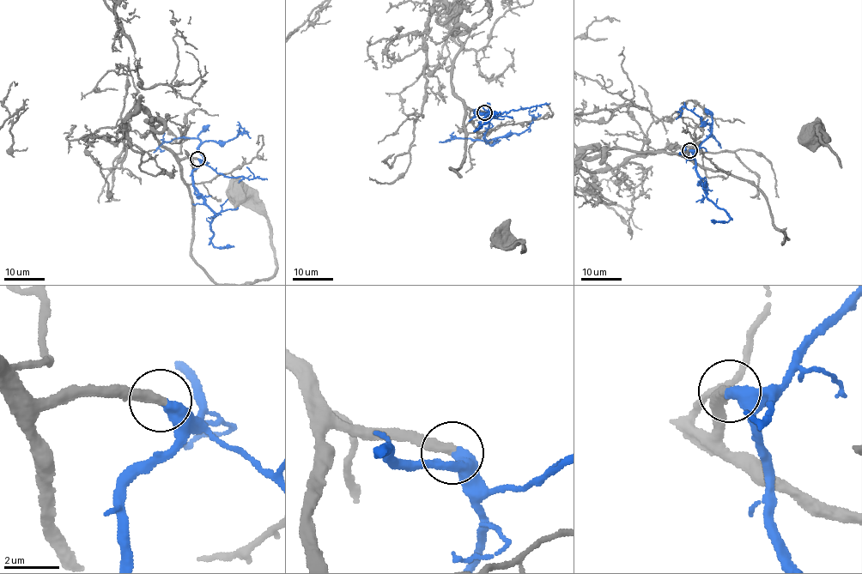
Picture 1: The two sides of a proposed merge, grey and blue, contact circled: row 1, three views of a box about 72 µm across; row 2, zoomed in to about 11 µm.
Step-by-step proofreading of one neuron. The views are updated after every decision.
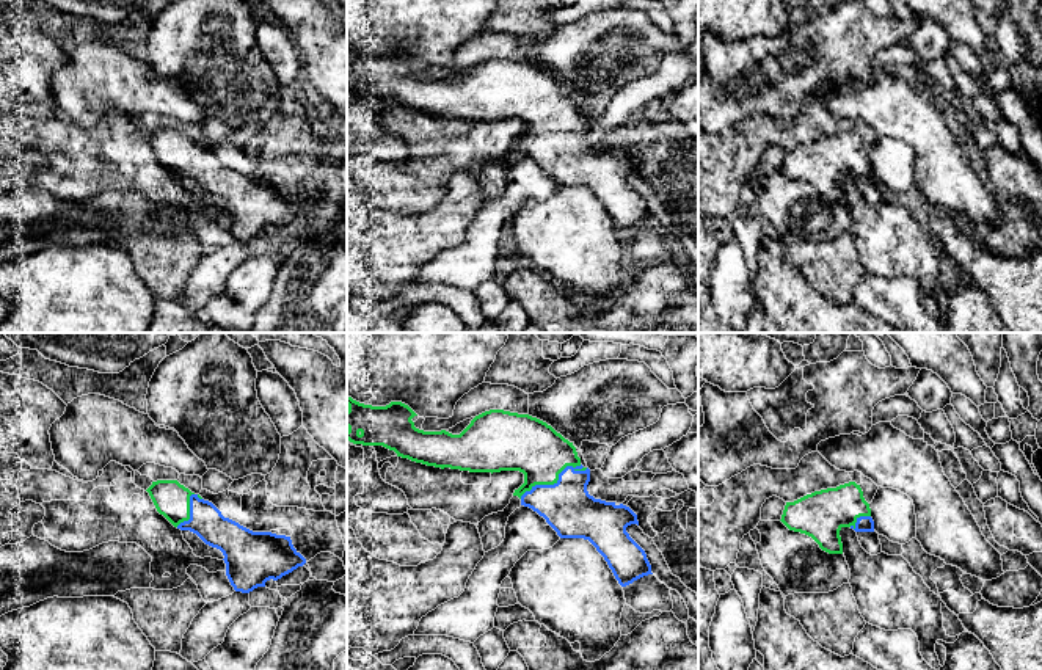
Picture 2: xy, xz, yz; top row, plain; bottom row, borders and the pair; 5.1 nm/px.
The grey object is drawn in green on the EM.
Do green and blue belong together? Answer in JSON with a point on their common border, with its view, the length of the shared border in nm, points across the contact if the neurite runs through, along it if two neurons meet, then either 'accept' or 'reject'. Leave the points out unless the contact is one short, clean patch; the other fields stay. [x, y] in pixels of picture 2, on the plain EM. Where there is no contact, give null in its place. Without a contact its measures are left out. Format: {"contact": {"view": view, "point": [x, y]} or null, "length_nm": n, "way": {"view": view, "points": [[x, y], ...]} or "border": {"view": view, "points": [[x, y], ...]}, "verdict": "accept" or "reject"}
{"contact": {"view": "xz", "point": [554, 131]}, "length_nm": 380, "verdict": "accept"}

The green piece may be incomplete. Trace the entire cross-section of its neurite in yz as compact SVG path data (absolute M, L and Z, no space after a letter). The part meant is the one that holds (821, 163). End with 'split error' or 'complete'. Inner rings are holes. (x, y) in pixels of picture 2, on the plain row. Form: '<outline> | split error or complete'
M855 130L786 151L780 169L789 179L811 185L829 202L843 202L840 185L843 176L874 180L869 152Z | split error

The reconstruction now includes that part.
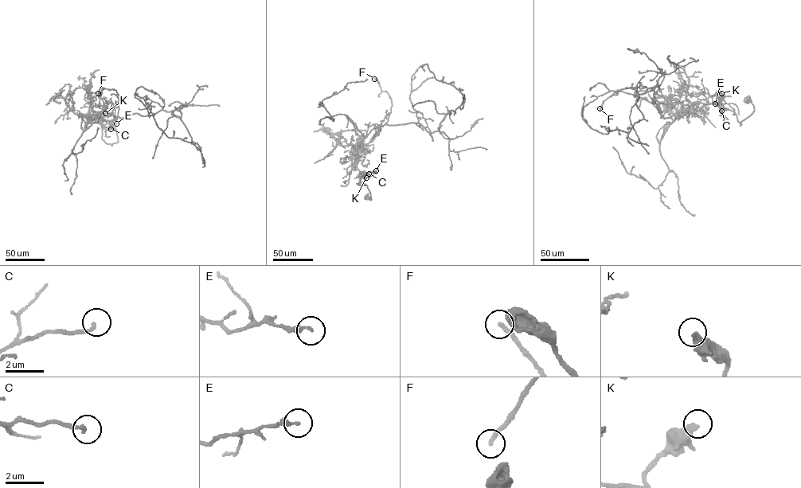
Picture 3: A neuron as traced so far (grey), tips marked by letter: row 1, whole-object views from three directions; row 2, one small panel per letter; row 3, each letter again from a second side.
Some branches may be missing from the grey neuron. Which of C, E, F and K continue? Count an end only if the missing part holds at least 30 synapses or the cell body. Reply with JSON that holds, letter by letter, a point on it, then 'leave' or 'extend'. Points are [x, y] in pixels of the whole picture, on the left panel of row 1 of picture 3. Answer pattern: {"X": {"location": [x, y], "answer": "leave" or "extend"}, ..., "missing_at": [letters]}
{"C": {"location": [111, 129], "answer": "leave"}, "E": {"location": [116, 123], "answer": "leave"}, "F": {"location": [98, 93], "answer": "extend"}, "K": {"location": [105, 113], "answer": "leave"}, "missing_at": ["F"]}

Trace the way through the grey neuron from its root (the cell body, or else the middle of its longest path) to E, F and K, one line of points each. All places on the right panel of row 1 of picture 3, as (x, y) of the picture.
E: (748, 99), (753, 105), (754, 111), (741, 121), (741, 125), (733, 111), (715, 103)
F: (748, 99), (754, 111), (741, 125), (732, 111), (701, 102), (664, 119), (652, 103), (620, 91), (599, 108)
K: (748, 99), (753, 105), (754, 111), (741, 121), (741, 125), (733, 111), (717, 105), (723, 99), (721, 93)

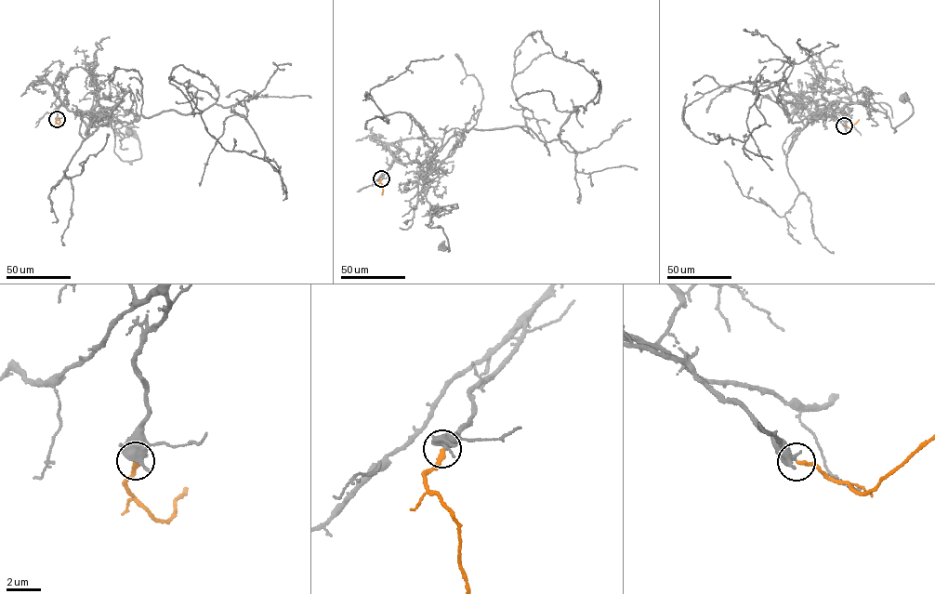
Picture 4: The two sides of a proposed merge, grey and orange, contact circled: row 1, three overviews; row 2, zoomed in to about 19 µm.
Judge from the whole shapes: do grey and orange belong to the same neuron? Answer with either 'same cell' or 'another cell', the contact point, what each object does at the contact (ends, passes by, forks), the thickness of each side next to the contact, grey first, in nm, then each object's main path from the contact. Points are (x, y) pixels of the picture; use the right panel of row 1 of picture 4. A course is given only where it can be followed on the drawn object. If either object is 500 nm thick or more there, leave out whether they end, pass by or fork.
same cell; place (844, 125); grey passes by; orange ends; calibres 460 and 240 nm; course grey (844, 125), (821, 117), (831, 102), (883, 112), (896, 131), (913, 112), (904, 98); course orange (844, 125), (850, 127), (859, 119)

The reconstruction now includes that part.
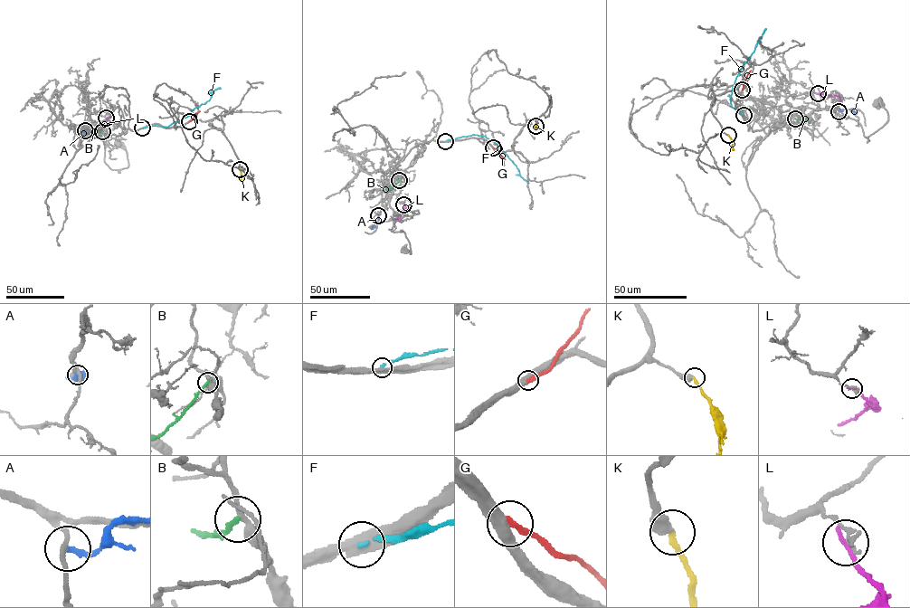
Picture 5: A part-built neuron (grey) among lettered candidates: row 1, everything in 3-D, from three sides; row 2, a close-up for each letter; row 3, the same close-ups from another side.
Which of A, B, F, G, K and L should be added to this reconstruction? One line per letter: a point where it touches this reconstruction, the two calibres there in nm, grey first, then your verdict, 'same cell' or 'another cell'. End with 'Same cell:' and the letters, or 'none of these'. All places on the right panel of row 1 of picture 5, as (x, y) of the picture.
A: meets grey at (838, 111); 200 nm thick on the grey side, 240 nm on the other; another cell
B: meets grey at (795, 118); 200 nm thick on the grey side, 200 nm on the other; another cell
F: meets grey at (744, 115); 480 nm thick on the grey side, 150 nm on the other; another cell
G: meets grey at (742, 90); 480 nm thick on the grey side, 300 nm on the other; another cell
K: meets grey at (728, 135); 440 nm thick on the grey side, 240 nm on the other; same cell
L: meets grey at (818, 93); 240 nm thick on the grey side, 240 nm on the other; another cell
Same cell: K

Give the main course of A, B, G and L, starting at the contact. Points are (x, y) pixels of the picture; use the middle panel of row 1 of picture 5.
A: (378, 215), (379, 220), (372, 228)
B: (399, 180), (393, 186), (384, 189)
G: (493, 147), (505, 159)
L: (403, 204), (405, 207), (399, 220), (393, 220)

